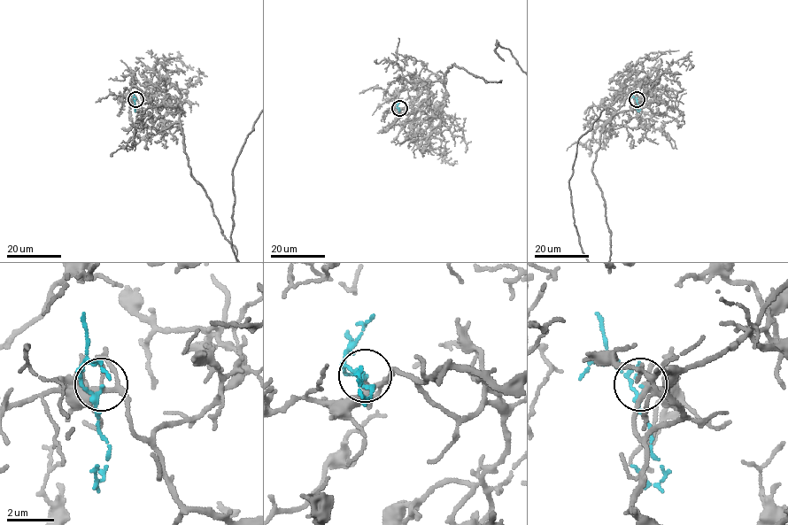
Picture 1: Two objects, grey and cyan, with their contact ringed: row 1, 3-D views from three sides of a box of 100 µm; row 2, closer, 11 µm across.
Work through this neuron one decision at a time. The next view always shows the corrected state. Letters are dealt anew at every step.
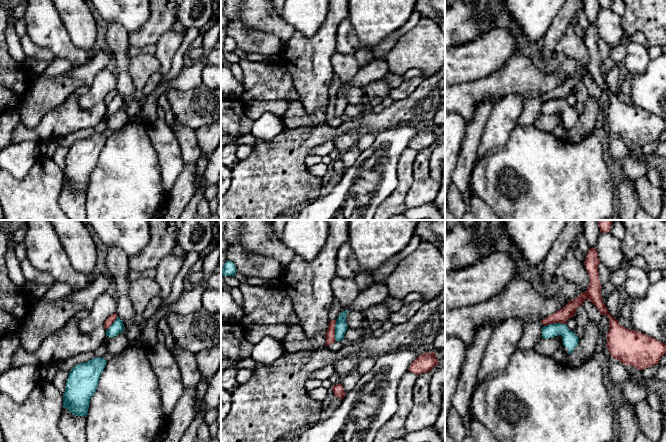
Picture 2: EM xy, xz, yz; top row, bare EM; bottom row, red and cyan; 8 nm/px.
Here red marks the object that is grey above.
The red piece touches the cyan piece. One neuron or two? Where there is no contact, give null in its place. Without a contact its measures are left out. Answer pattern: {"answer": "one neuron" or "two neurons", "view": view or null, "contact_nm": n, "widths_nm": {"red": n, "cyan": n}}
{"answer": "two neurons", "view": "xz", "contact_nm": 180, "widths_nm": {"red": 80, "cyan": 100}}

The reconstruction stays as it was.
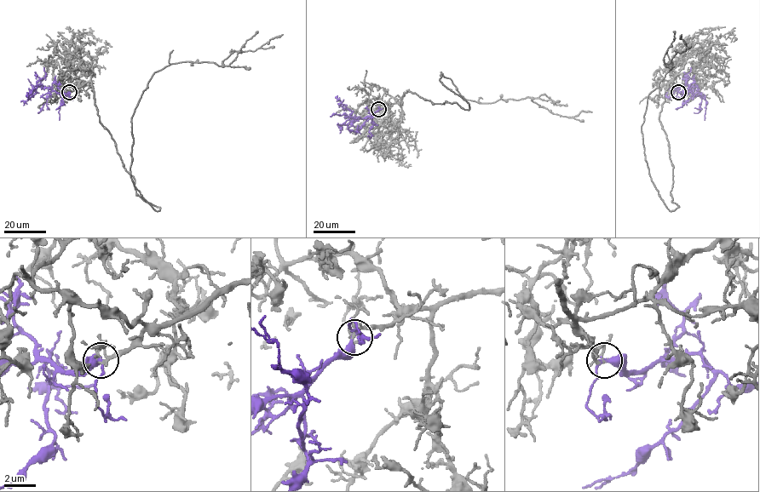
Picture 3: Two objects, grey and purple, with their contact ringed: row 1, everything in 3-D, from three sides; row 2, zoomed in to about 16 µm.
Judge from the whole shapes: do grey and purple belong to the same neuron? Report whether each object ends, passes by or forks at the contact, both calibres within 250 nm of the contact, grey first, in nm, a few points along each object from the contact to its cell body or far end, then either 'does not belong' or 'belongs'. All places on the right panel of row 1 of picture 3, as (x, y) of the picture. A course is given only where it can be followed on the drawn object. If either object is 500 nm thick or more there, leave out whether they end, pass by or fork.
grey passes by; purple passes by; calibres 190 and 280 nm; course grey (678, 92), (670, 82), (659, 117), (670, 211), (641, 125), (685, 51), (682, 34); course purple (678, 92), (686, 93), (692, 87), (680, 84), (668, 97), (667, 92); belongs

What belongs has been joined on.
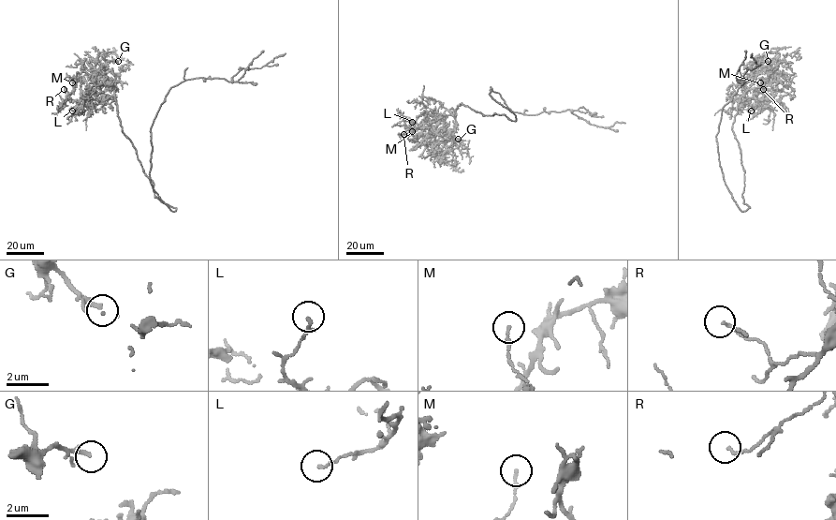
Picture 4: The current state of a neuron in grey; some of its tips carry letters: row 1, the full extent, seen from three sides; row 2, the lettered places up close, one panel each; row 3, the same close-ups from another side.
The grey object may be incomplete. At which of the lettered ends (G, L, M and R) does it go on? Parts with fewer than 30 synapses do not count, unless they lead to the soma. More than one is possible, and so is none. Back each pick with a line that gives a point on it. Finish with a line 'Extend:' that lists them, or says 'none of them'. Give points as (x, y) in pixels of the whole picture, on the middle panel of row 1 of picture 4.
G: place (458, 139)
Extend: G

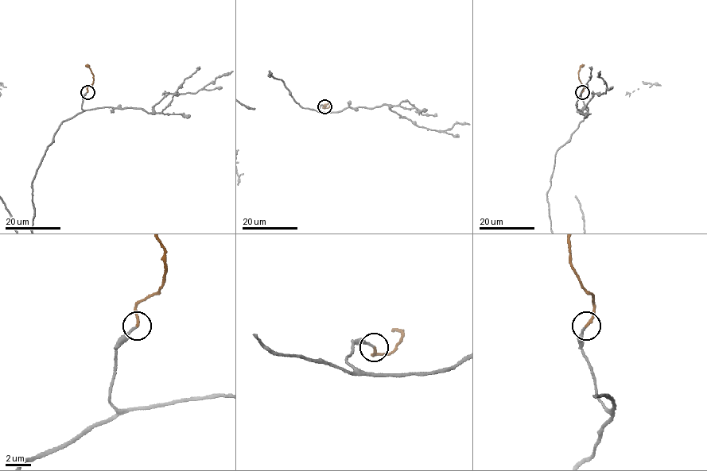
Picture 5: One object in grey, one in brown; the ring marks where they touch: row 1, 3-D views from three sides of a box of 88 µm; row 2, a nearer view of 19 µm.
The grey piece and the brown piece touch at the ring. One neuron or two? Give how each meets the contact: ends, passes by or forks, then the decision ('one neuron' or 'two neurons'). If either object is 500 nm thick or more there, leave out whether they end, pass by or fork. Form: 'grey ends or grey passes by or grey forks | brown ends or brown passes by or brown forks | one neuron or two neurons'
grey ends | brown ends | one neuron

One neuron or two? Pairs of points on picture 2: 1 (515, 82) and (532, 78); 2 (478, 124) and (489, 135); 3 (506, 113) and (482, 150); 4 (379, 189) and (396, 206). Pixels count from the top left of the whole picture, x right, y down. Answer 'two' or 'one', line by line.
1: one
2: two
3: one
4: two

